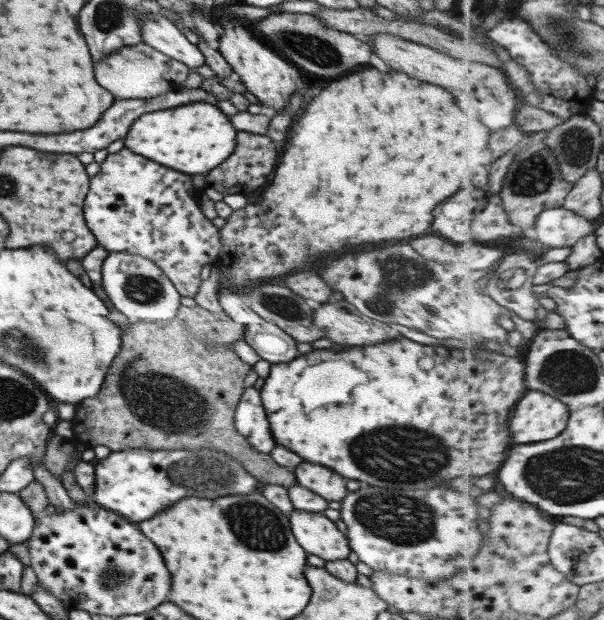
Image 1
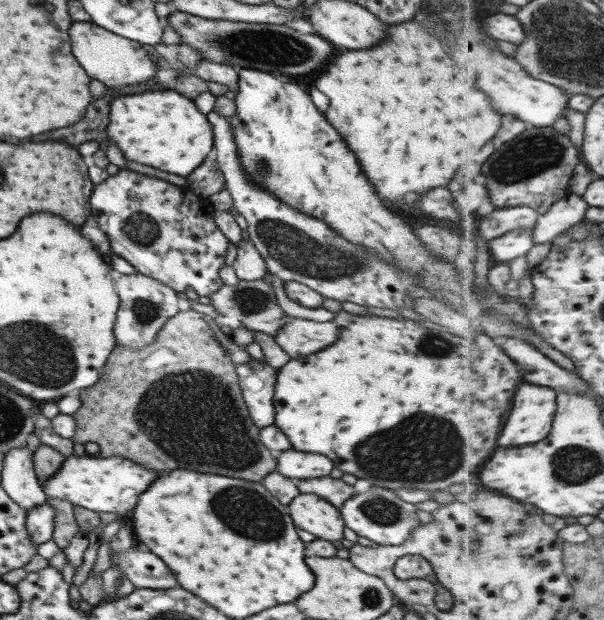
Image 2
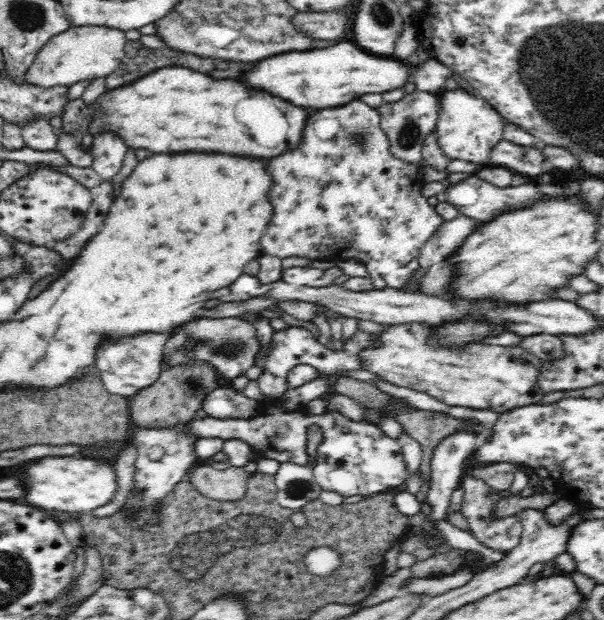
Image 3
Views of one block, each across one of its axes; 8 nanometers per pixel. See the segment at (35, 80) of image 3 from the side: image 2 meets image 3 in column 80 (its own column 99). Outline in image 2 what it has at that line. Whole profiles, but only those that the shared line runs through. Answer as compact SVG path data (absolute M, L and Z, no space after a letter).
M73 22L69 28L72 38L72 52L82 64L88 76L104 82L106 86L118 87L146 83L156 76L158 65L148 57L149 53L142 43L118 36L91 22Z

